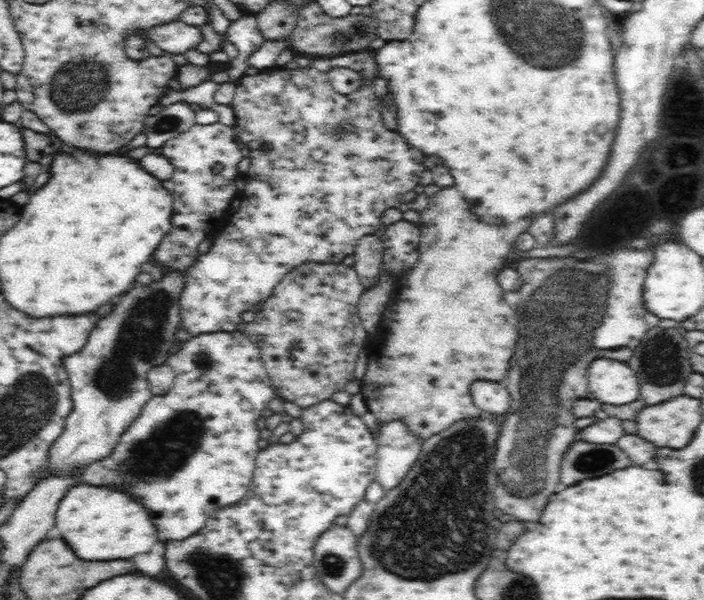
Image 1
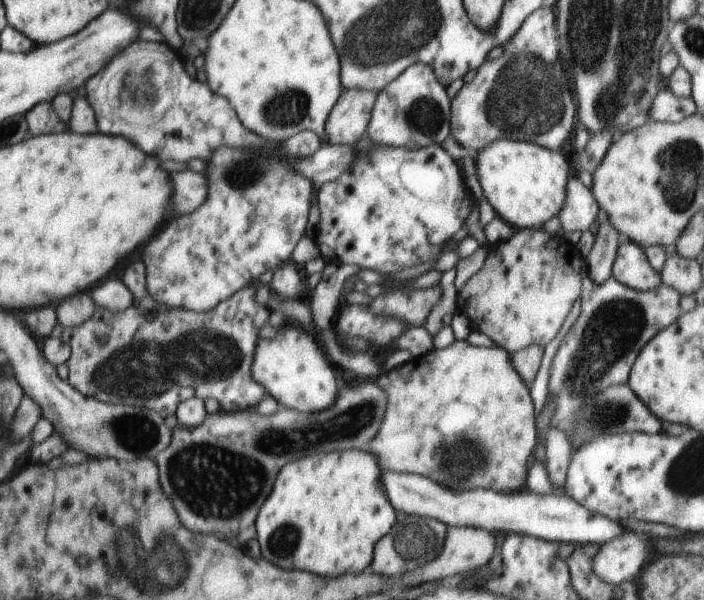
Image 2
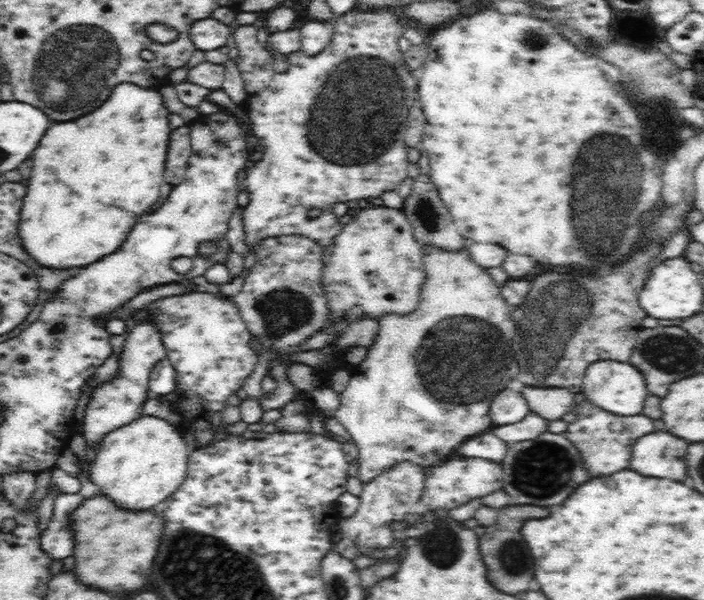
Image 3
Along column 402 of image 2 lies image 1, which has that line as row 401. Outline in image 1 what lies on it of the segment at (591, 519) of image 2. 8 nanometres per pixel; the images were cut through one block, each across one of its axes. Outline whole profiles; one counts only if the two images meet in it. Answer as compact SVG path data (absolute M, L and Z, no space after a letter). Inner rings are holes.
M476 380L470 386L470 394L473 403L483 412L490 414L506 414L513 402L508 390L492 380Z

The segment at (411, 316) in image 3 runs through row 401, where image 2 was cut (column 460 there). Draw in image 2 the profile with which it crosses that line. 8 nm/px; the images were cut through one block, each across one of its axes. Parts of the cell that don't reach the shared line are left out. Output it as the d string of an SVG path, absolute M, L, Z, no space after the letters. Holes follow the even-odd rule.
M456 339L444 349L434 348L428 354L413 358L377 377L376 384L389 397L389 407L381 430L366 449L378 456L381 470L422 475L461 490L492 488L498 492L510 490L510 493L522 490L529 476L528 458L536 446L536 422L530 390L516 374L510 360L510 353L498 346L473 346L466 339ZM444 470L460 484L454 486L454 480L450 480ZM472 470L474 474L462 482L462 478ZM448 480L452 482L450 486Z

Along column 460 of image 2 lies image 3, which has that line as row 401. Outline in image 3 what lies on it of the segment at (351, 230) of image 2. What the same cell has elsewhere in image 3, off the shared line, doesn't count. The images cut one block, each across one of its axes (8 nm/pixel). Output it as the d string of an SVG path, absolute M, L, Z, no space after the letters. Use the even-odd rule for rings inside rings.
M199 292L184 297L168 296L138 309L133 316L140 323L140 318L144 318L144 314L148 314L153 307L162 309L162 318L158 318L156 323L162 331L167 359L178 372L176 406L184 410L186 418L206 416L208 422L192 422L196 440L202 446L223 428L218 412L228 404L228 396L242 386L244 378L254 372L259 356L258 351L249 345L251 334L236 305L220 295Z

